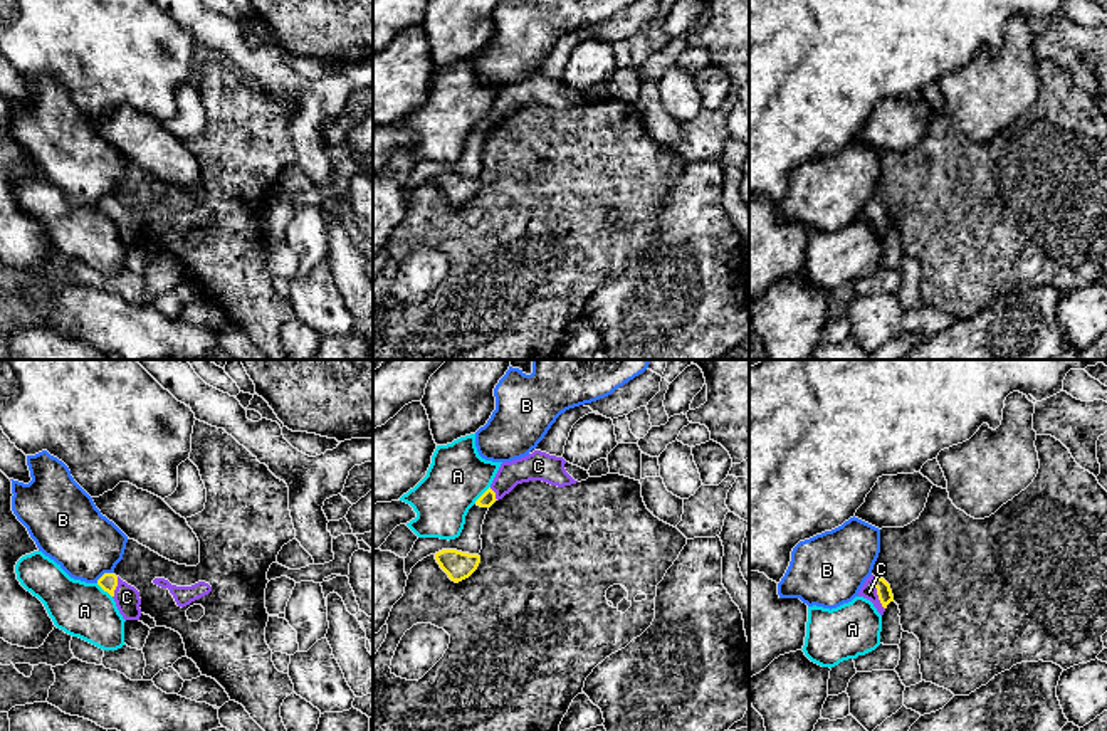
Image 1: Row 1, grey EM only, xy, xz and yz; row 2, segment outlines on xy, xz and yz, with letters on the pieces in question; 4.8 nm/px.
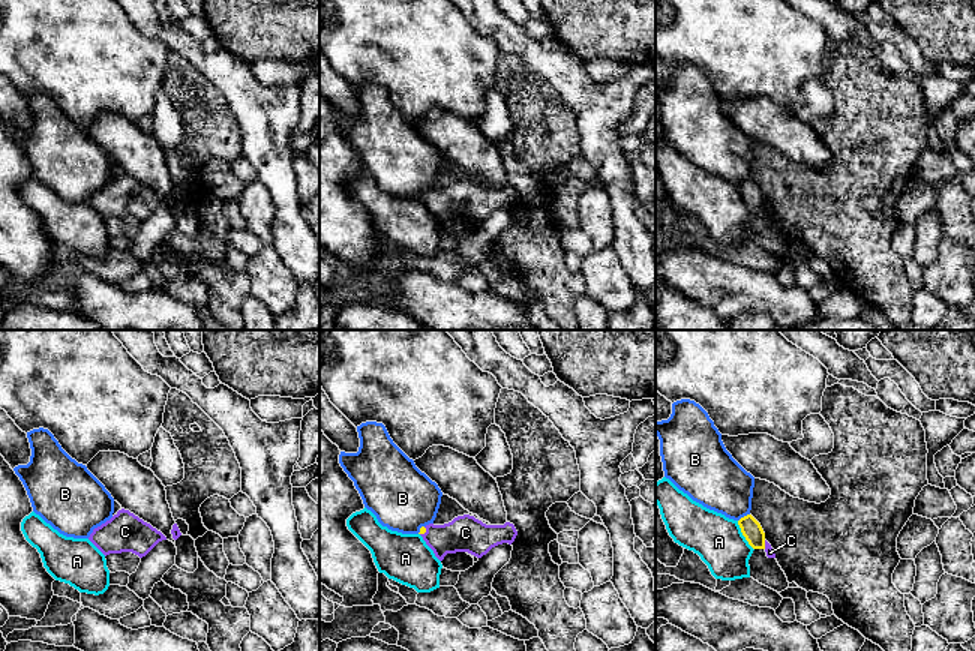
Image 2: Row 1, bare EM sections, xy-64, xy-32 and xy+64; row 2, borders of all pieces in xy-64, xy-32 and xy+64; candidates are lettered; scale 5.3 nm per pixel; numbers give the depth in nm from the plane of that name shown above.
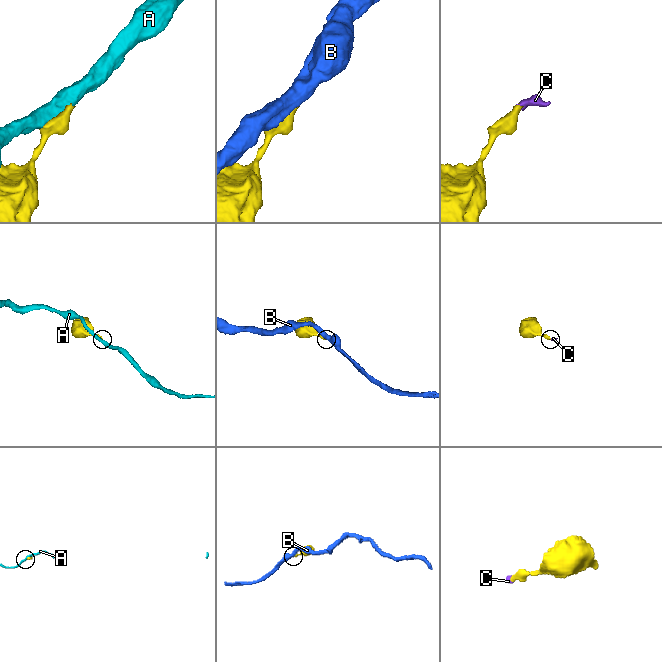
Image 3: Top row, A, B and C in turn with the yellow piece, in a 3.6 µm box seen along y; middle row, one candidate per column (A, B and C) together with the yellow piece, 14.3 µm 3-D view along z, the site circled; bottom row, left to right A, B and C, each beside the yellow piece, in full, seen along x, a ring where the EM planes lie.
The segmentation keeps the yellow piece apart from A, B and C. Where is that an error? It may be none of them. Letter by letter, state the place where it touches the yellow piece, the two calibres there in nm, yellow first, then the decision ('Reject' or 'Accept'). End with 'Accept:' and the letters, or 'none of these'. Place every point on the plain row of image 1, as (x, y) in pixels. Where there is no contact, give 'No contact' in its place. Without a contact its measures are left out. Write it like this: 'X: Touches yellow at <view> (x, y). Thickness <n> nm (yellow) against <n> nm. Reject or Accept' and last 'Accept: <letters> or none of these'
A: Touches yellow at xz (482, 118). Thickness 70 nm (yellow) against 280 nm. Reject
B: Touches yellow at xy (104, 197). Thickness 90 nm (yellow) against 320 nm. Reject
C: Touches yellow at yz (877, 217). Thickness 70 nm (yellow) against 70 nm. Accept
Accept: C

